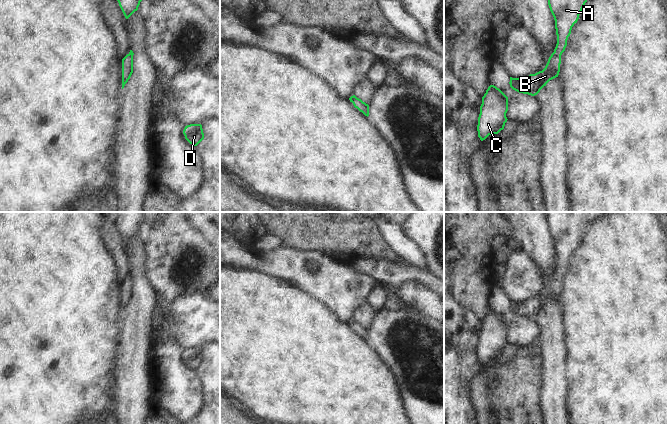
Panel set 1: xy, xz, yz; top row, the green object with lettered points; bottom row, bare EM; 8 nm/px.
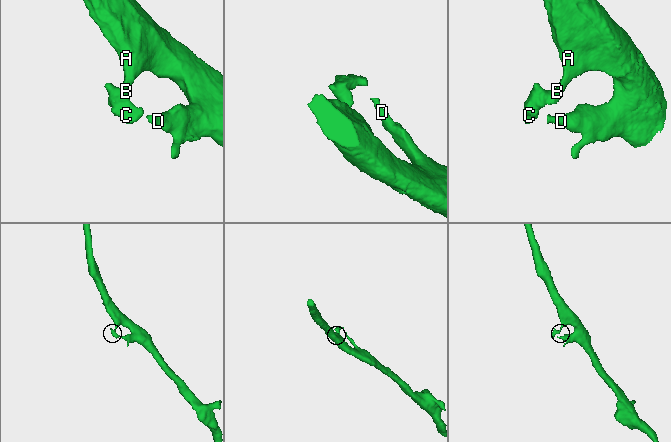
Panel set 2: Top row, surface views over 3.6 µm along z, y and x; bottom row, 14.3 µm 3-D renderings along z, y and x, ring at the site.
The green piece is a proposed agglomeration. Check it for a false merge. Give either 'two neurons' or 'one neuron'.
one neuron

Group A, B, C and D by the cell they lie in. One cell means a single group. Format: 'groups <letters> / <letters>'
groups A B C D

